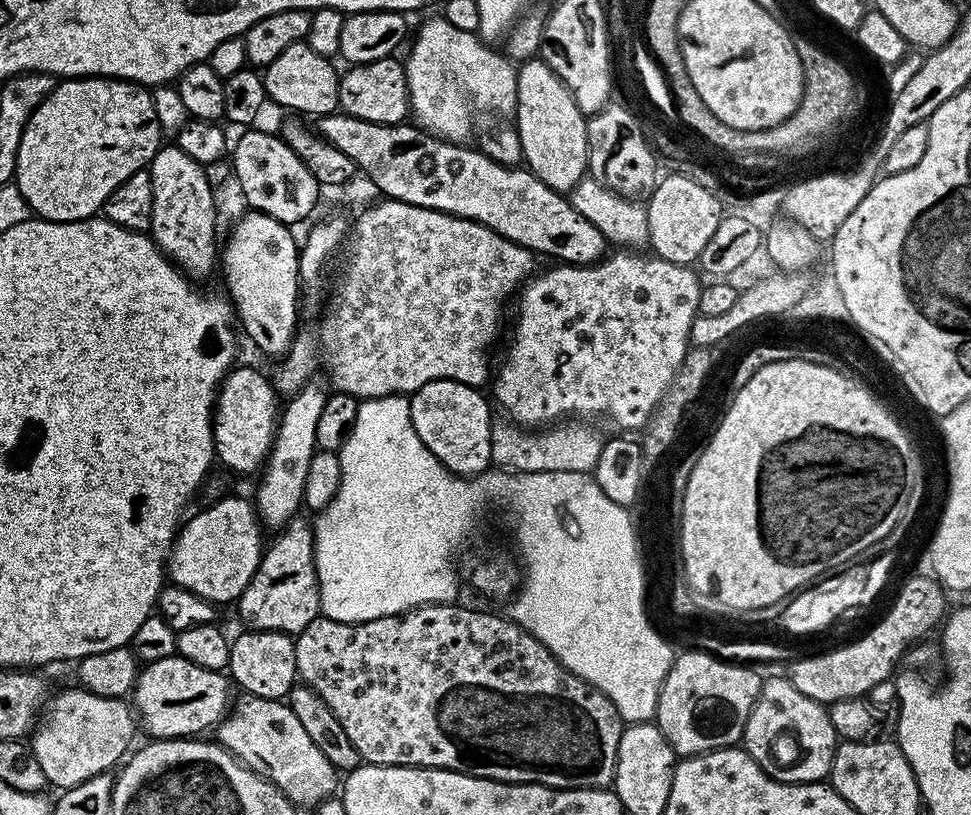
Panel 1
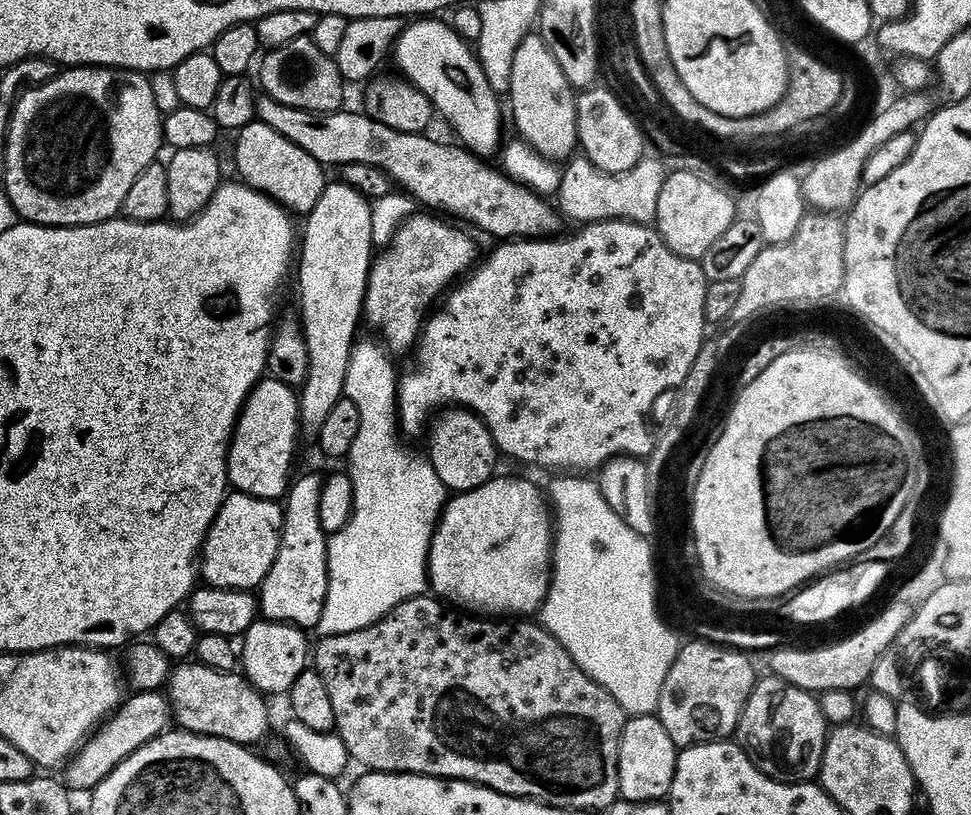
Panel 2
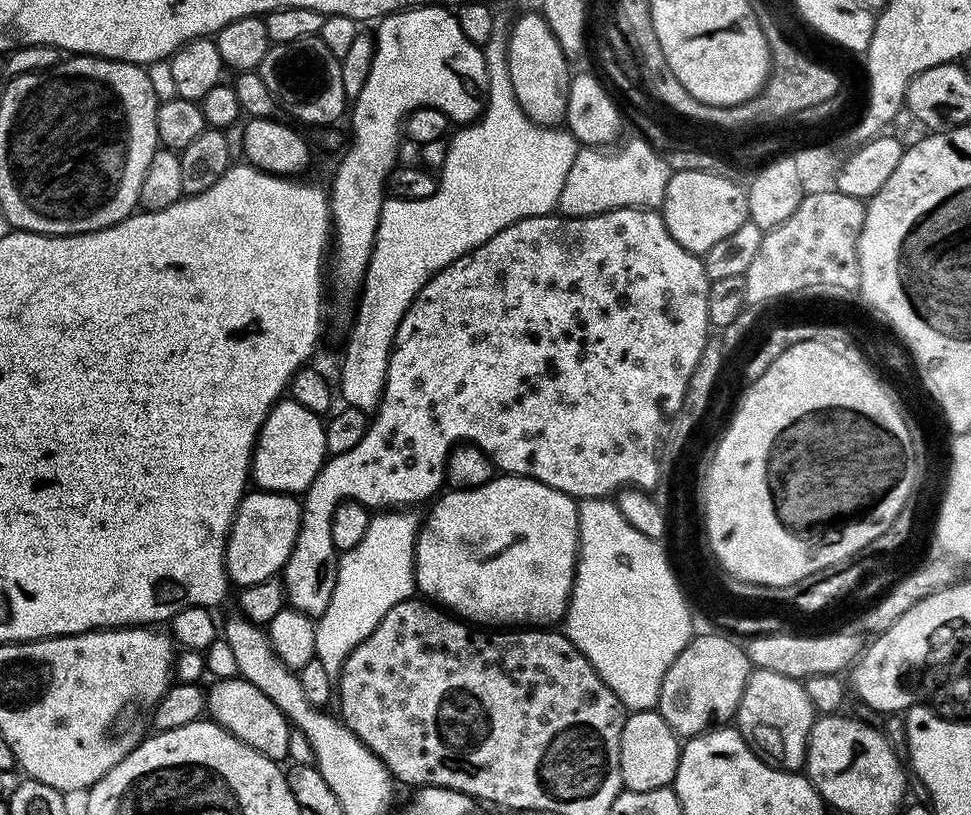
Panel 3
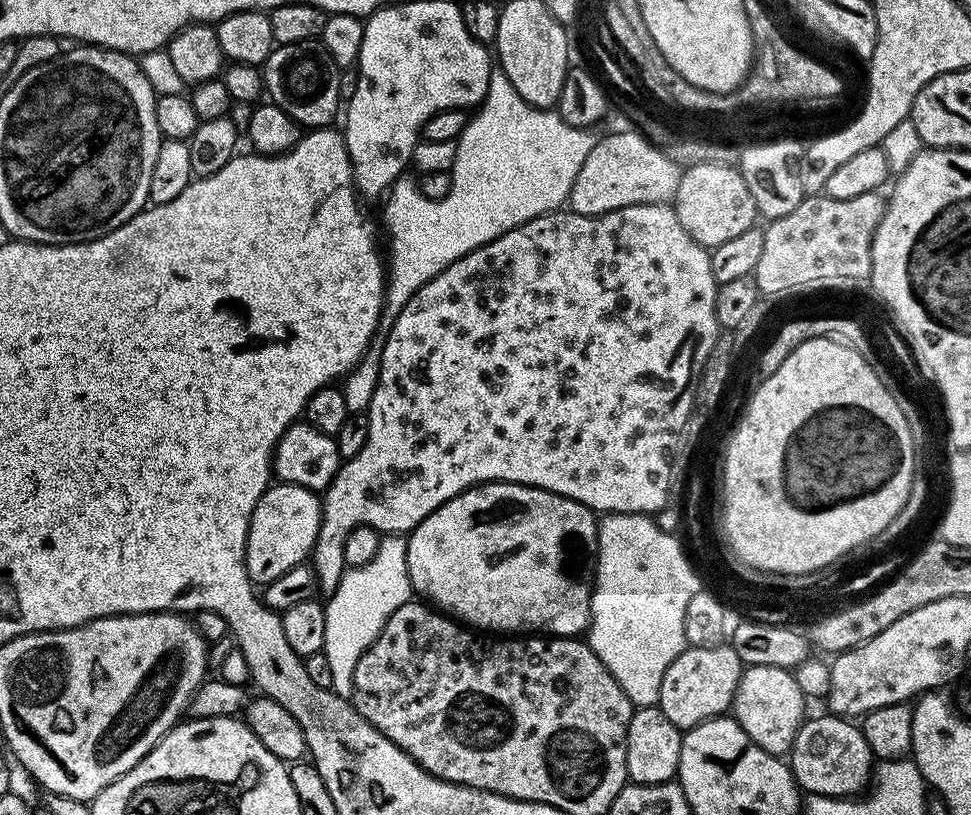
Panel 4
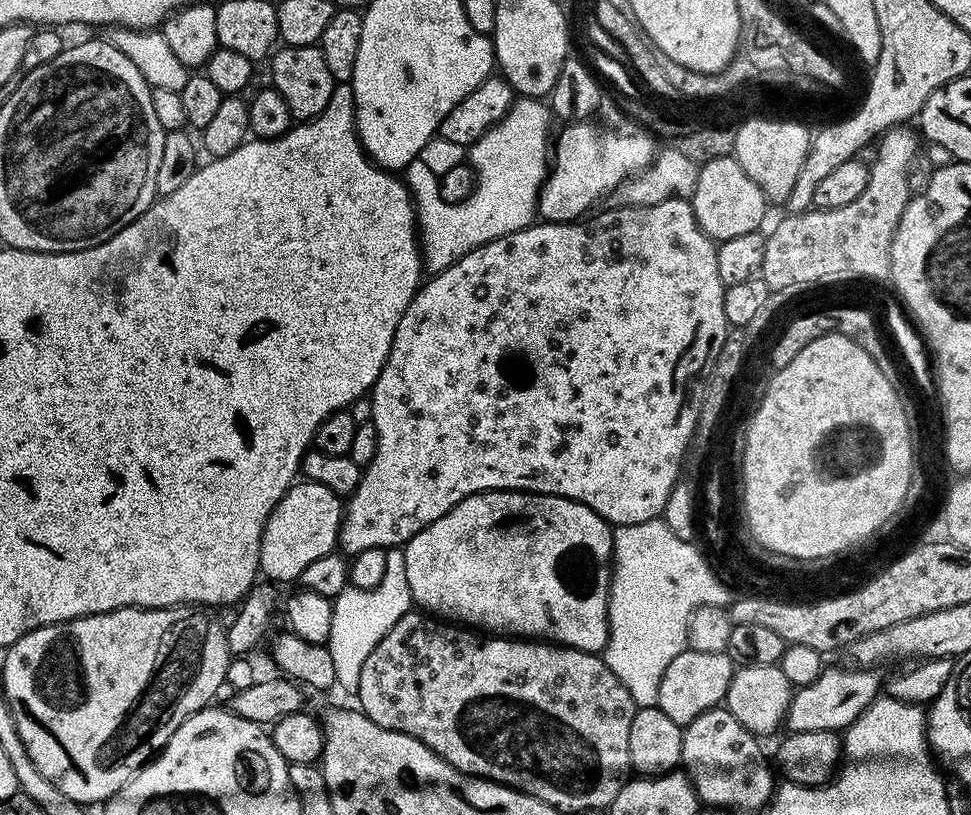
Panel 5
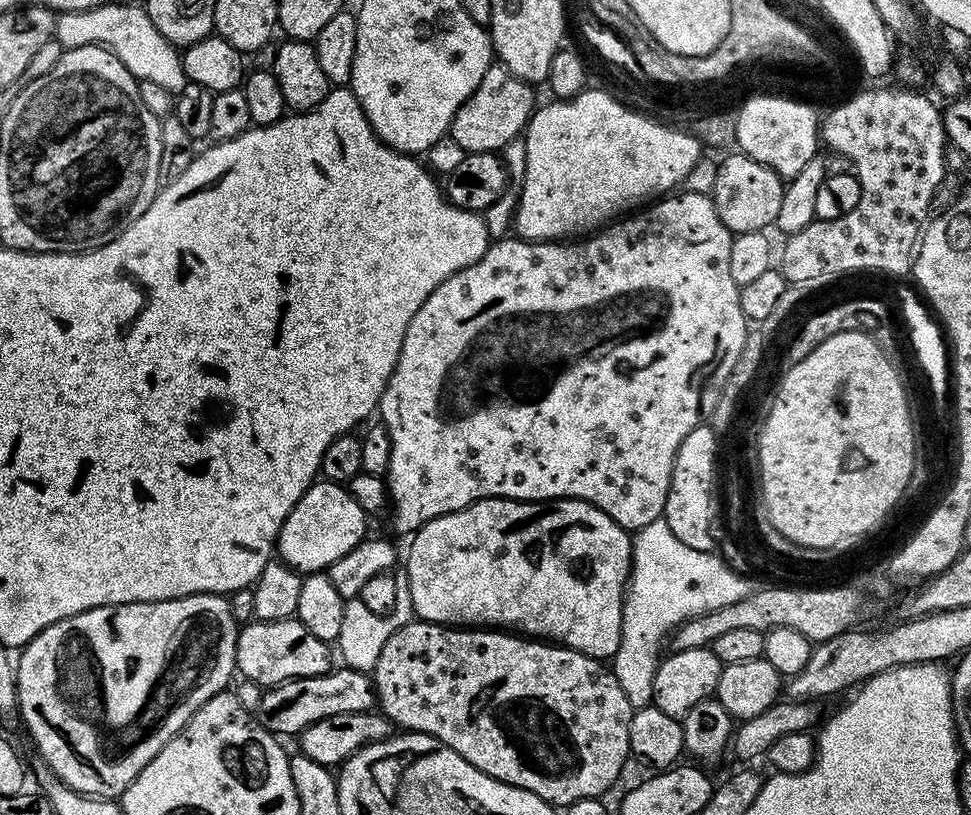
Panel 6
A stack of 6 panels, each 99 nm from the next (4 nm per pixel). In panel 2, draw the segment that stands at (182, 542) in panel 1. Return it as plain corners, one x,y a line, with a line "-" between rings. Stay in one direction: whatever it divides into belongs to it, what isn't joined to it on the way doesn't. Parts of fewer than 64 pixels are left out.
229,491
200,547
198,572
203,583
210,588
259,589
274,562
274,554
278,554
283,525
284,510
277,501

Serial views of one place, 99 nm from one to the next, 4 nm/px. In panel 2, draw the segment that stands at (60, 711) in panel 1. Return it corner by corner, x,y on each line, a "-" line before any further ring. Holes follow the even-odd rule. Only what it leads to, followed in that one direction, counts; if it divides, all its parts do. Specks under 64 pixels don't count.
133,691
132,697
125,699
120,707
97,727
96,731
81,744
76,755
63,765
62,780
69,789
87,793
96,788
118,762
125,760
134,750
138,750
146,742
165,731
170,724
170,709
168,697
163,691
139,692
-
169,720
169,724
168,724

